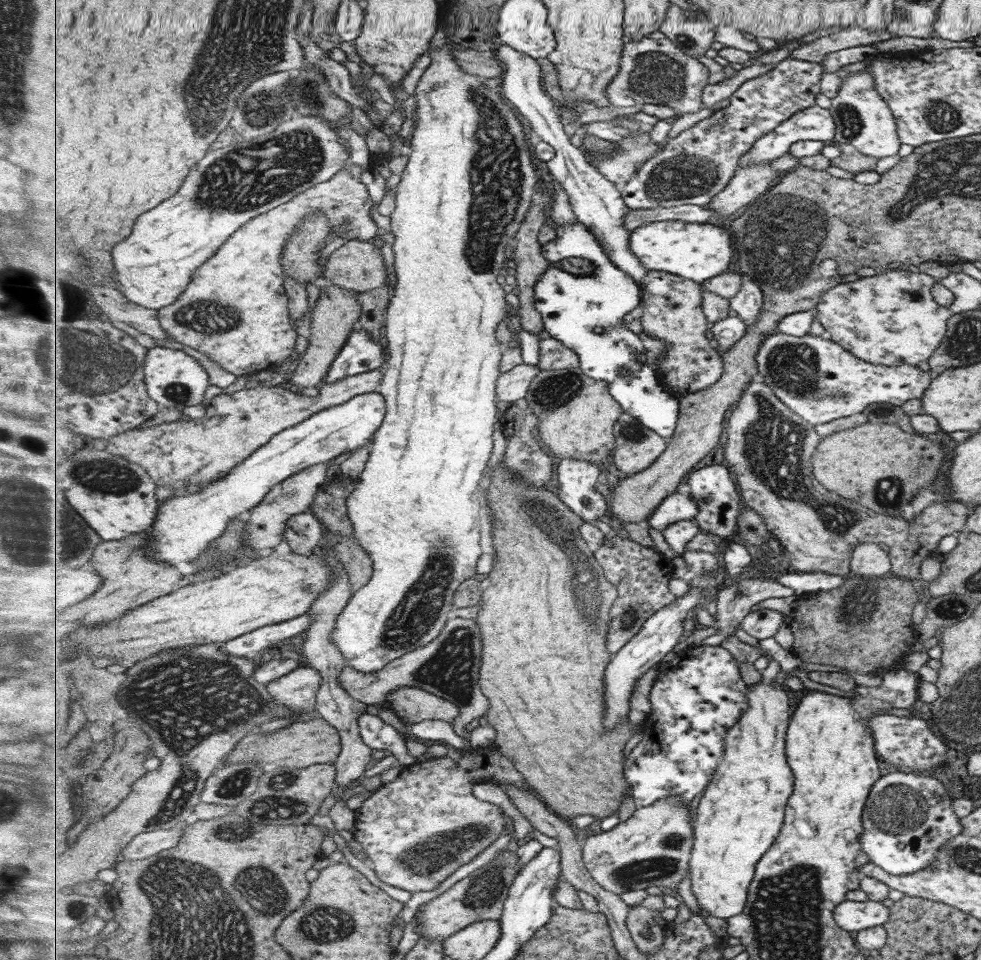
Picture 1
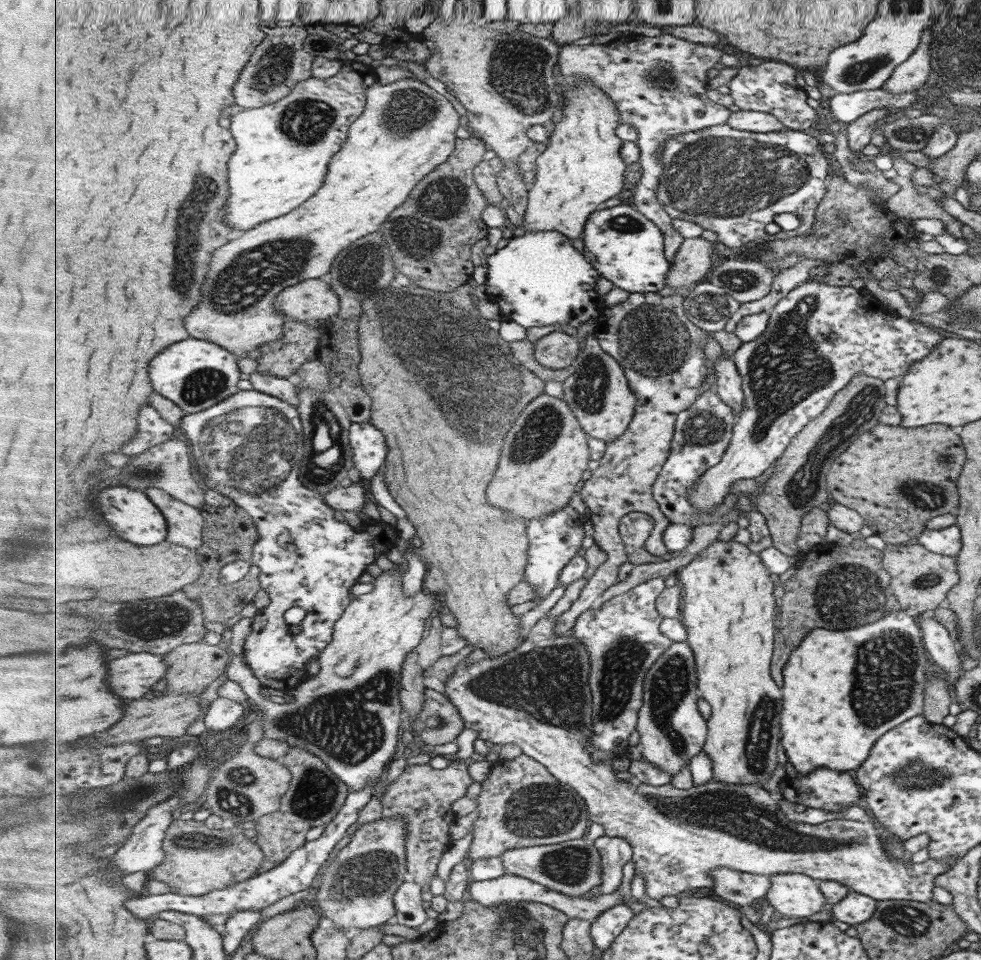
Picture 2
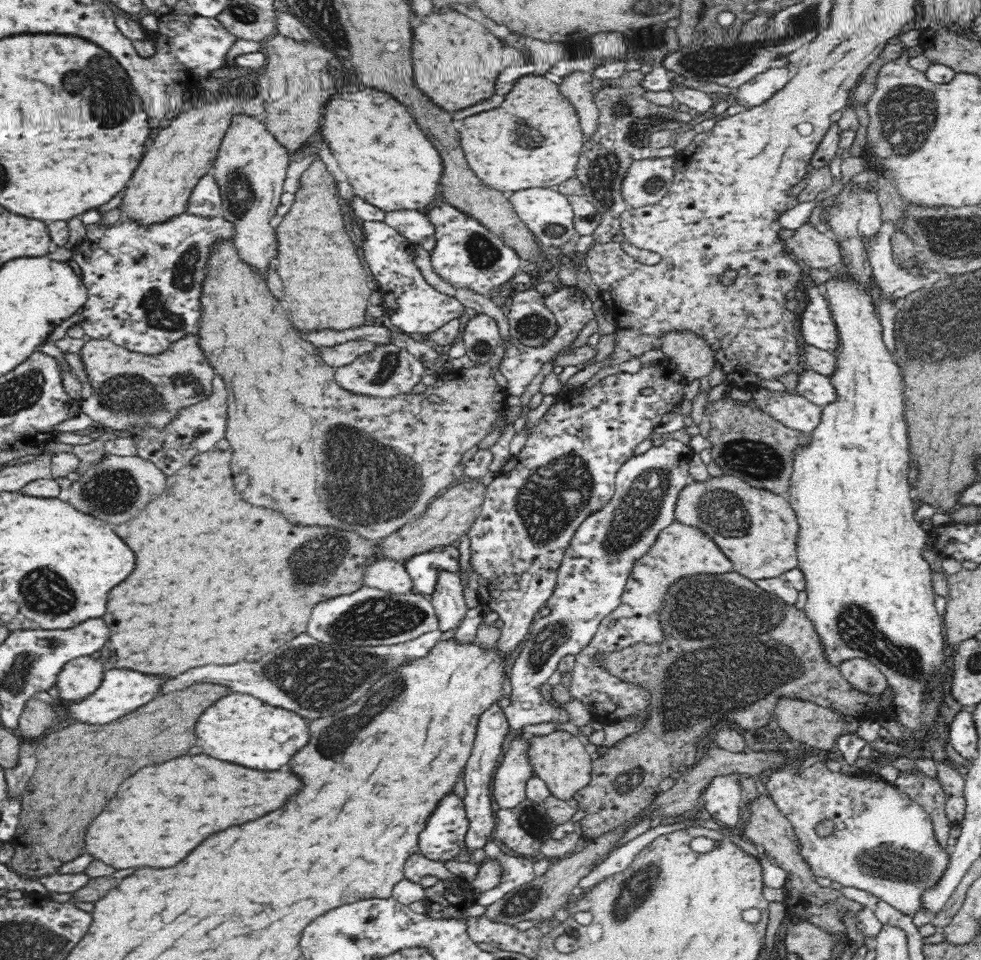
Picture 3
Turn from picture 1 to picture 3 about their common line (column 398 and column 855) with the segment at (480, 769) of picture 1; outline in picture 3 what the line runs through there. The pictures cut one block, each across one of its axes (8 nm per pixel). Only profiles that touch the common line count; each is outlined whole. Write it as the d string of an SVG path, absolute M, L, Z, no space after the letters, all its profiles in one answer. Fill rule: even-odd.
M802 751L794 755L788 766L767 773L765 788L781 814L790 820L803 847L803 855L817 877L830 879L843 887L870 892L902 914L918 914L922 910L922 898L926 890L938 886L949 870L952 856L951 847L944 847L938 841L930 816L909 795L888 784L878 774L870 774L868 778L863 775L848 778L840 772L830 771L825 762L820 761L800 768L809 755ZM825 820L834 823L834 831L827 837L820 837L815 829Z

